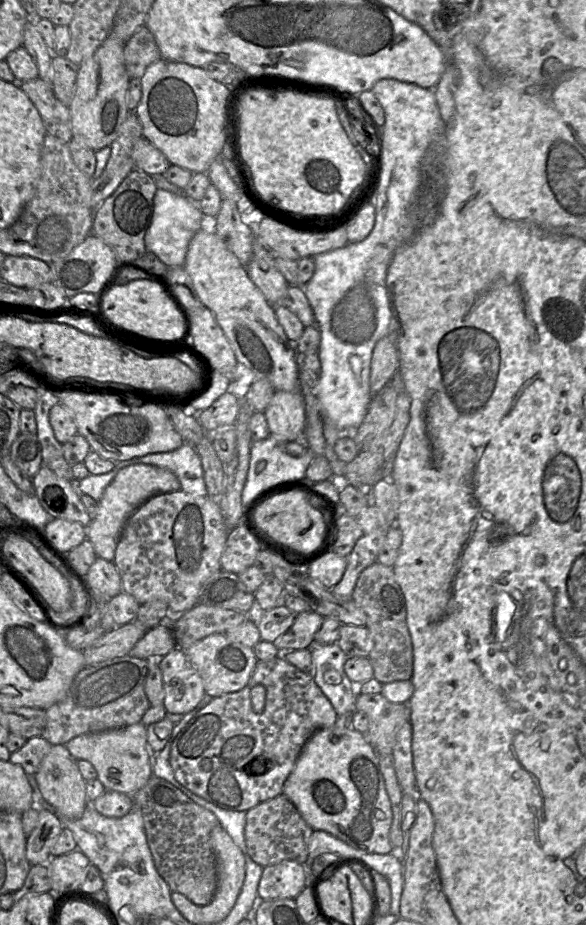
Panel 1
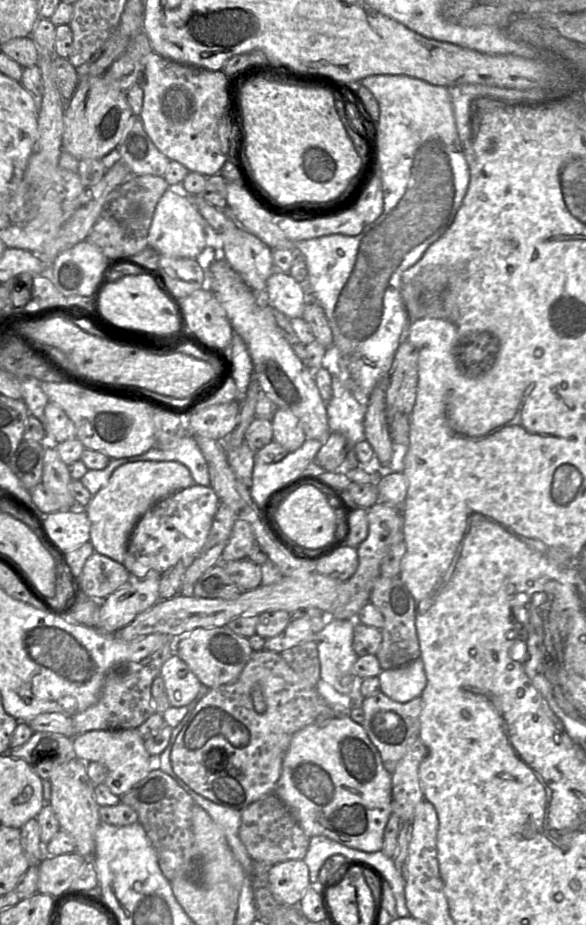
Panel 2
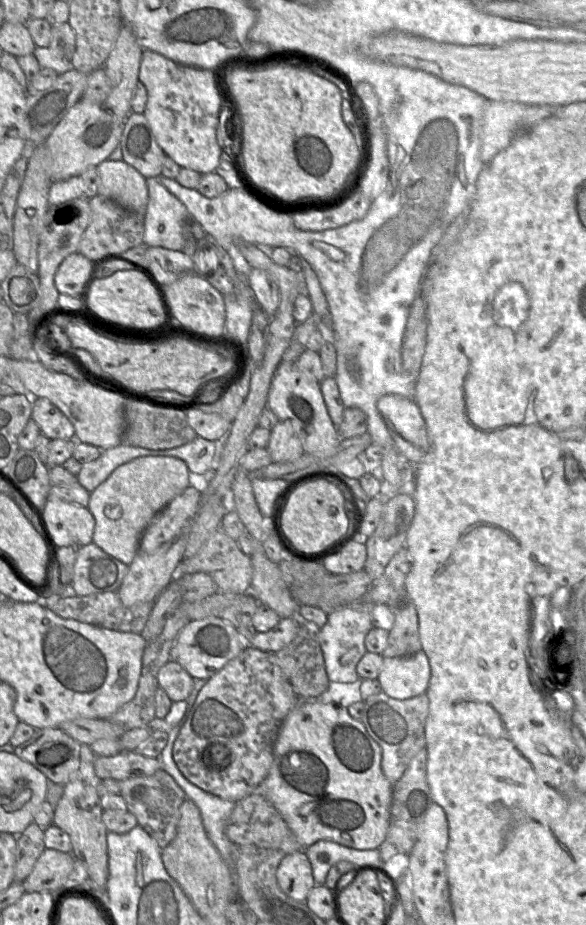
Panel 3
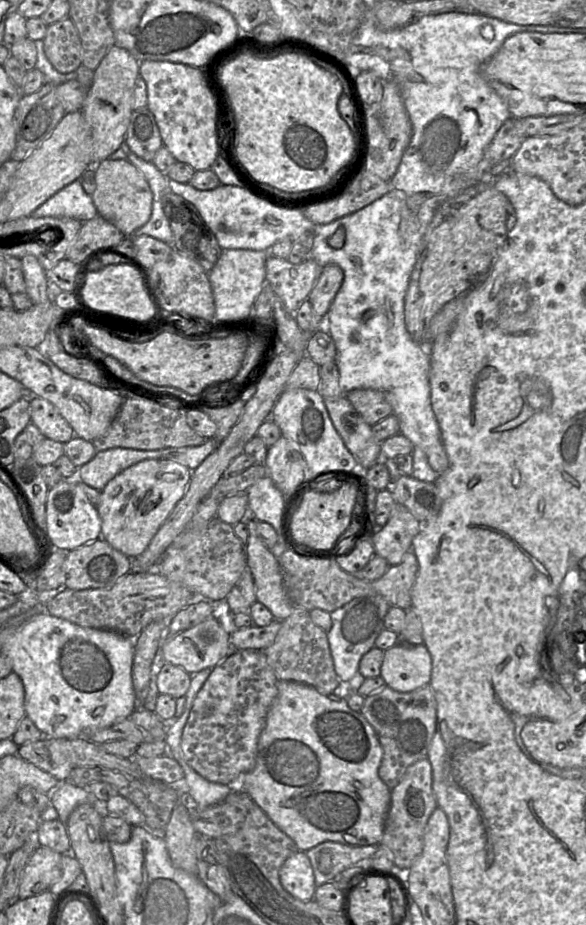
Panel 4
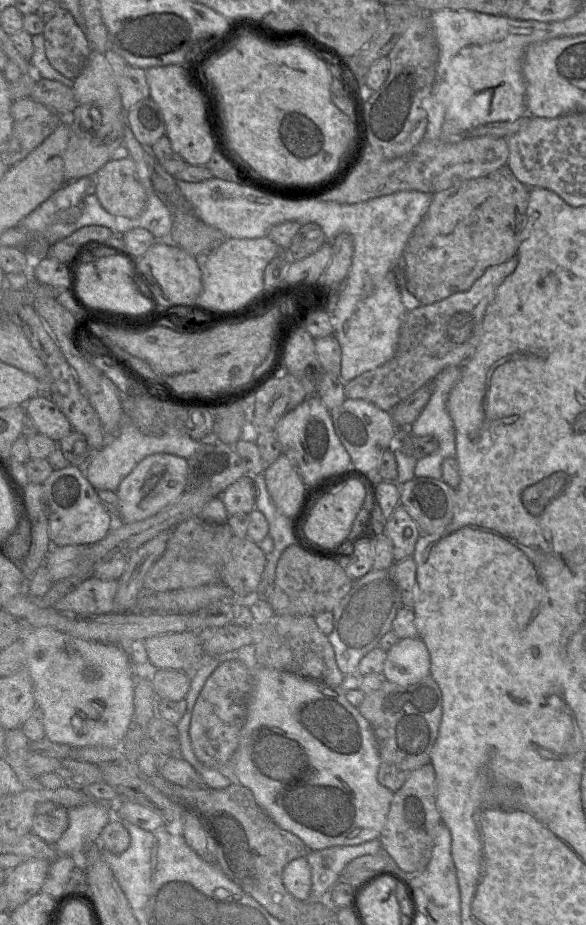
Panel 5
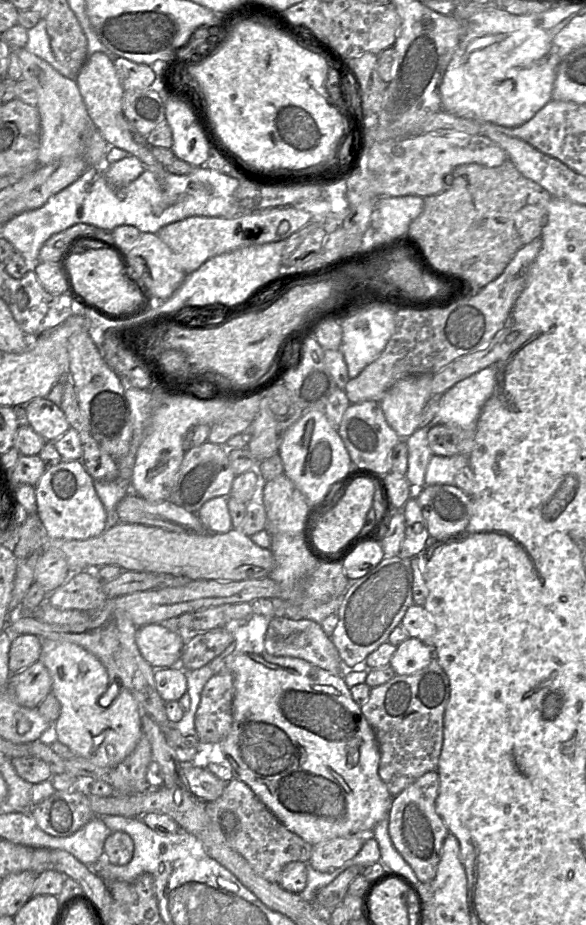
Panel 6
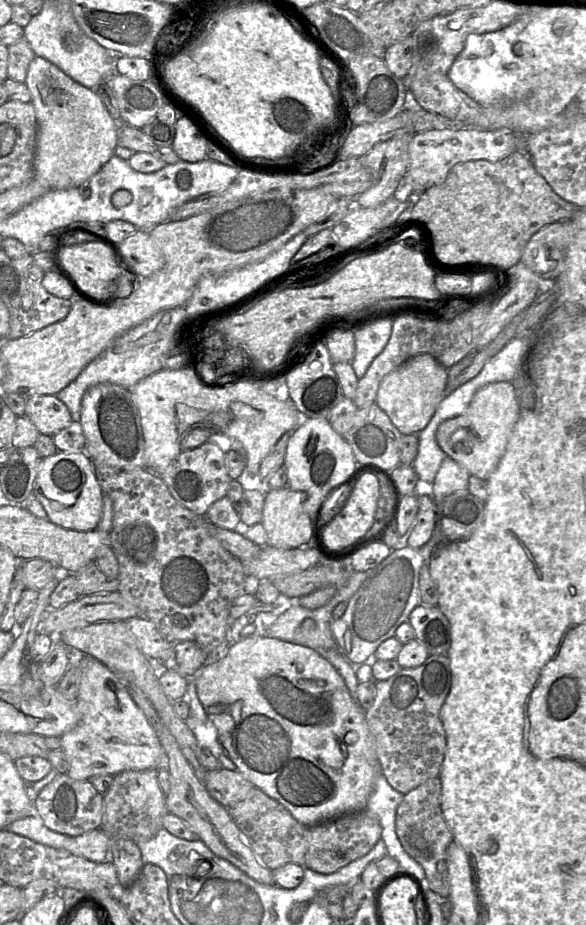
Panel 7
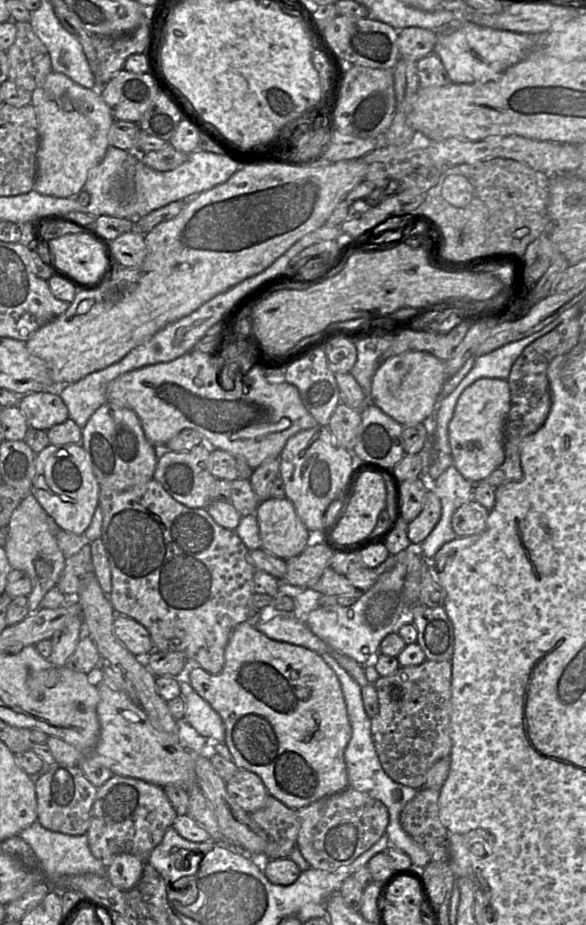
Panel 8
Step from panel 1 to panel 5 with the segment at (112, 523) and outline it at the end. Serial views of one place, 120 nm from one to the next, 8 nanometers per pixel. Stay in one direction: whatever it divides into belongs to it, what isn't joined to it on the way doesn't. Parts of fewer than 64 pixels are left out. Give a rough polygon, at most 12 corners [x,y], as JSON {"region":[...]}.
{"region":[[147,456],[115,492],[117,522],[155,515],[186,491],[187,459]]}

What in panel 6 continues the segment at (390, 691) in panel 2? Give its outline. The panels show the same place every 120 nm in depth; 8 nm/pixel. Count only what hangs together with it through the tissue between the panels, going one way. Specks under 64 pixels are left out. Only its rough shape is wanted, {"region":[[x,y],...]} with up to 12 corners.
{"region":[[408,637],[391,657],[396,675],[428,666],[433,649]]}

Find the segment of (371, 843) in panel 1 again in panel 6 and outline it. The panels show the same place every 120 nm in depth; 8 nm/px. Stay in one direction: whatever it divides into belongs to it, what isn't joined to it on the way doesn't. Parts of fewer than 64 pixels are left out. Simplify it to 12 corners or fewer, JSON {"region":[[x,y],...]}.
{"region":[[229,654],[243,781],[314,846],[393,796],[342,675]]}

